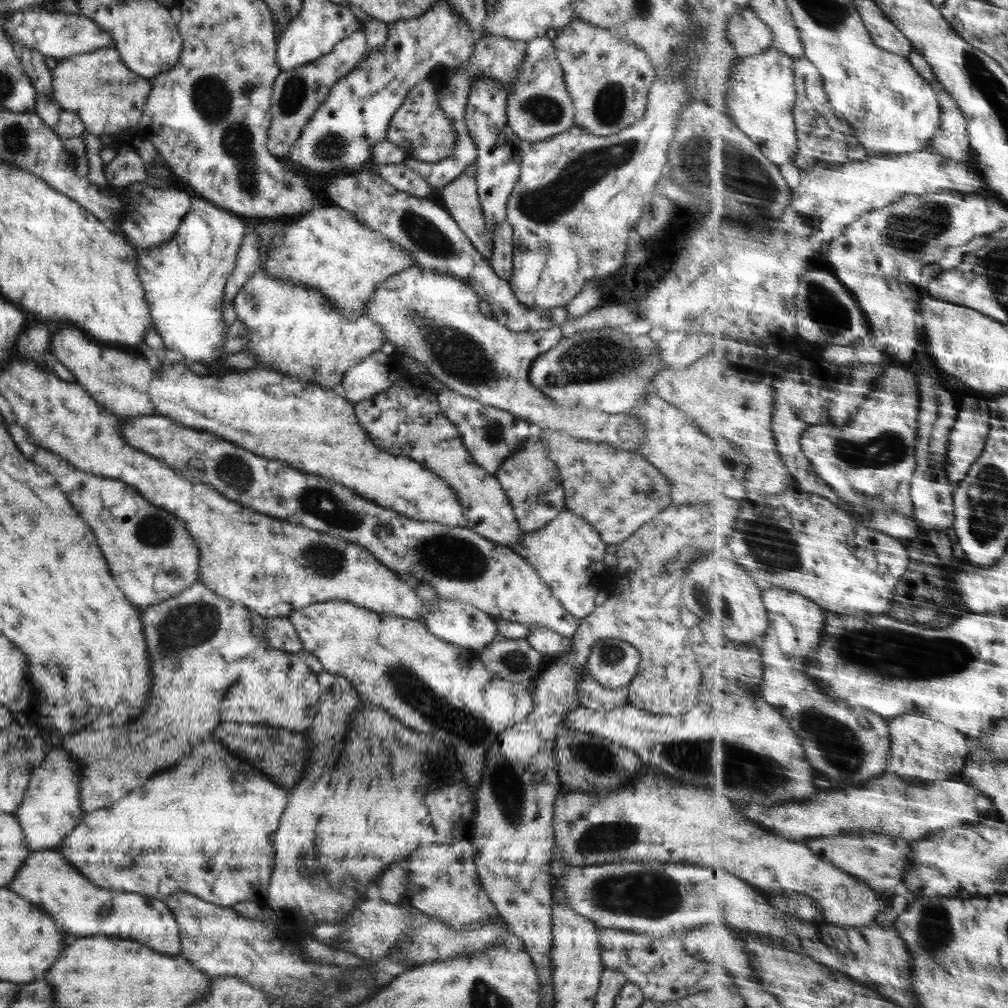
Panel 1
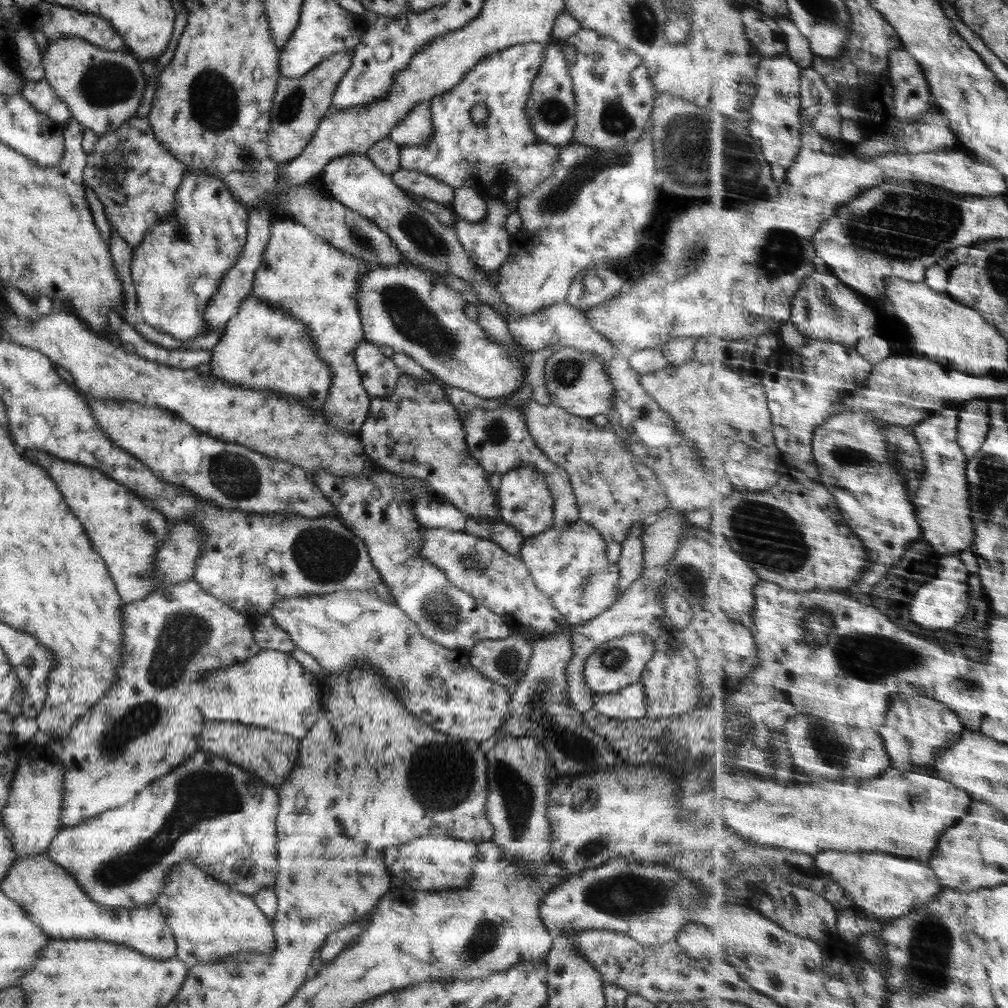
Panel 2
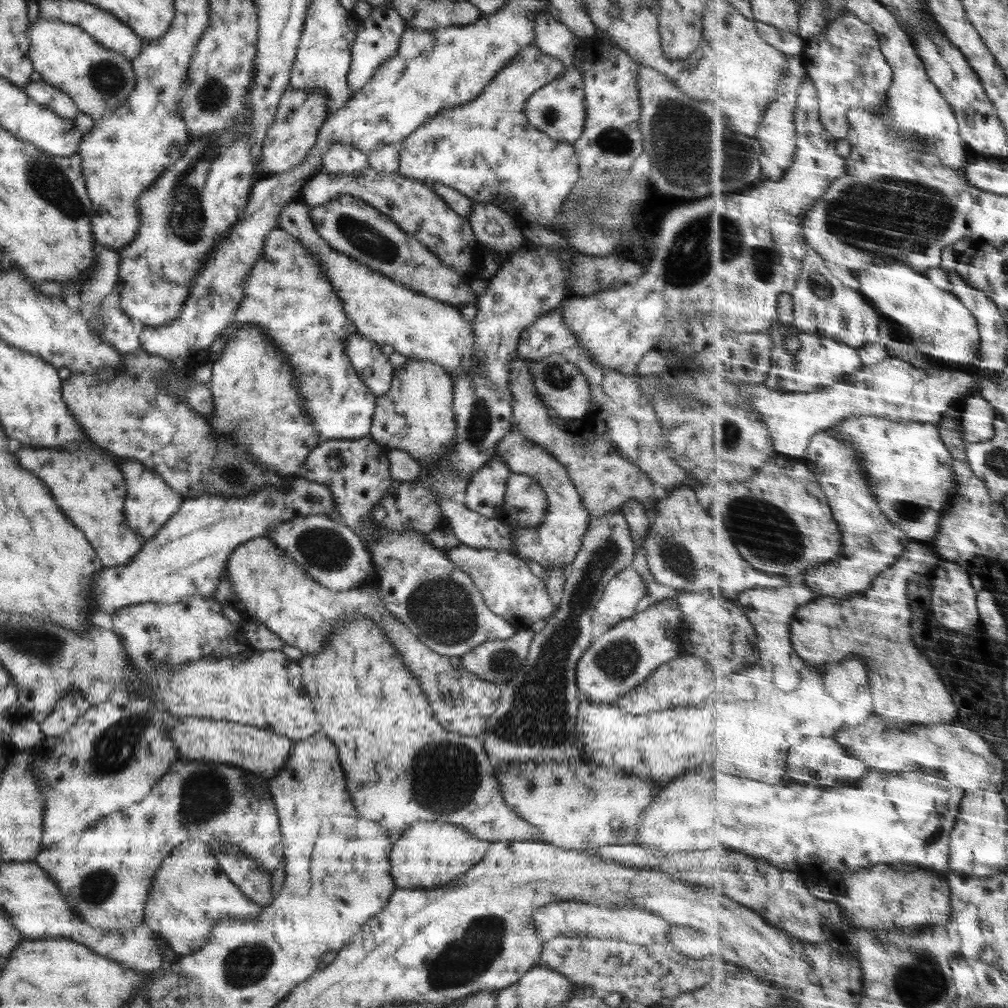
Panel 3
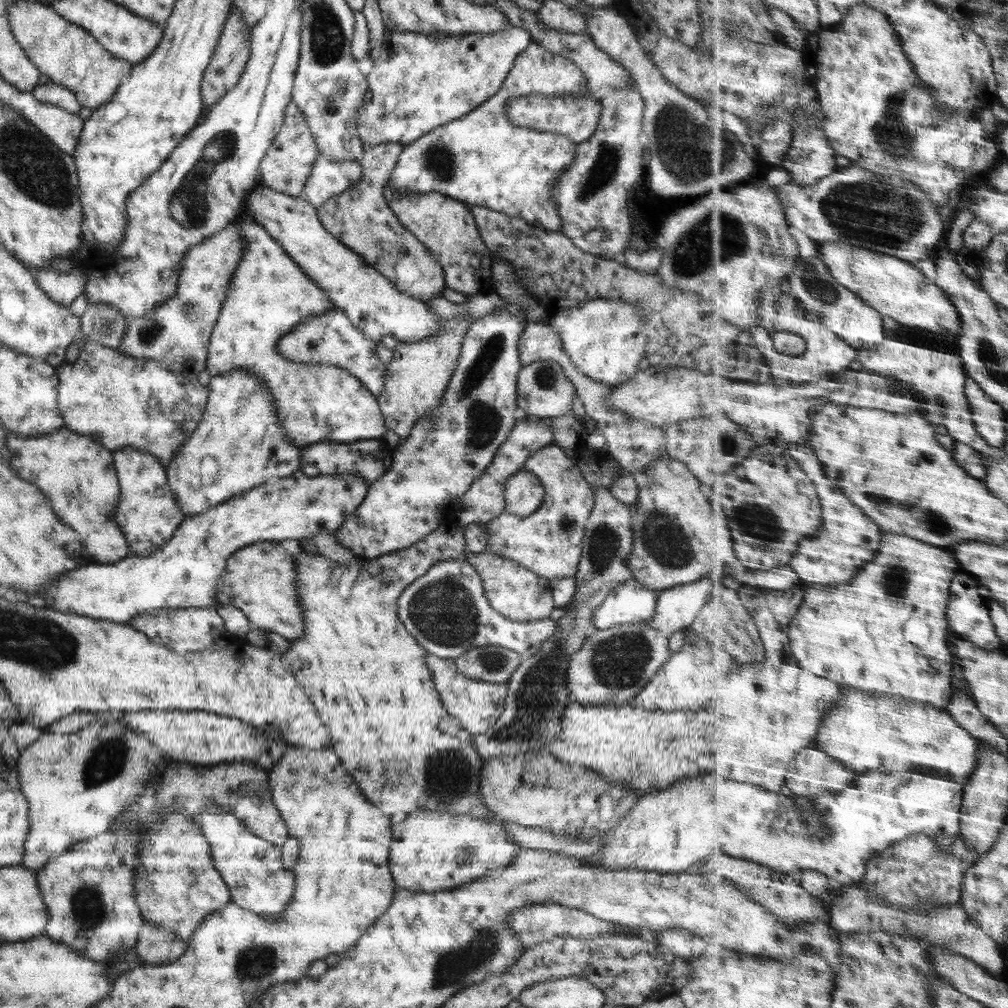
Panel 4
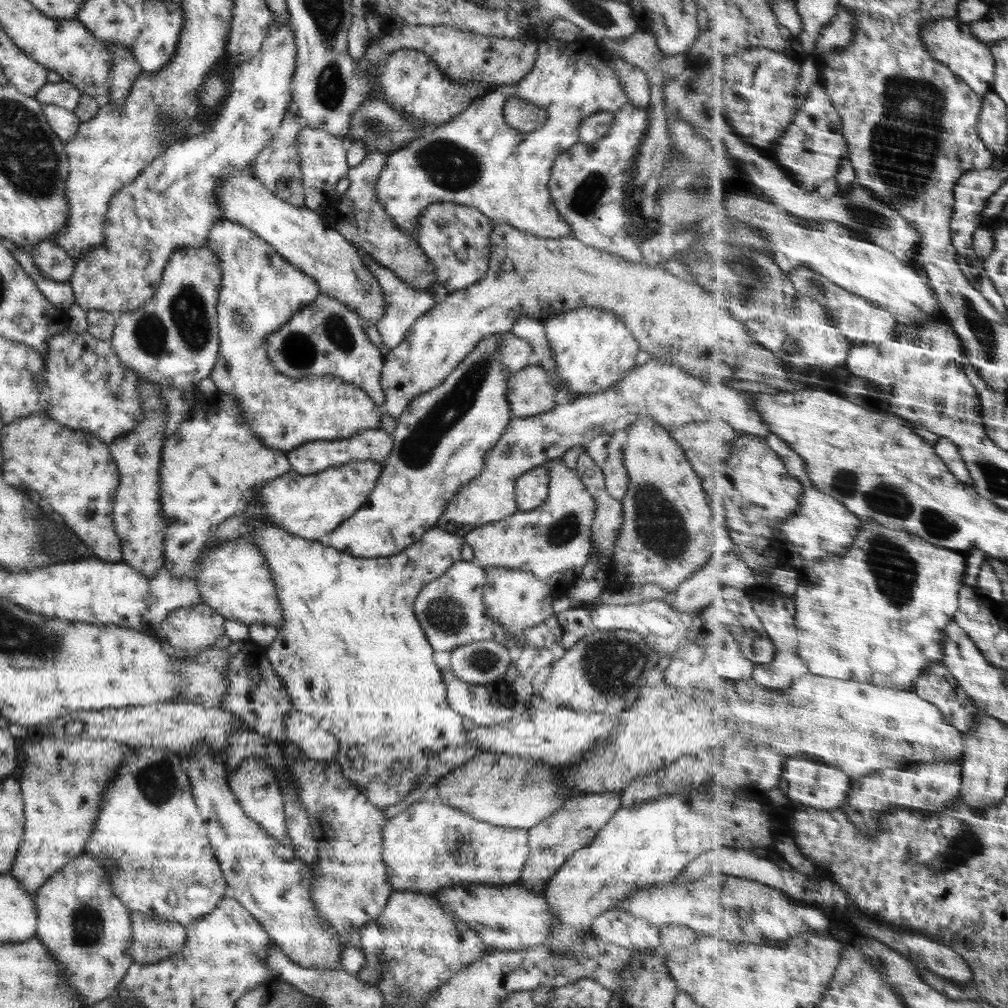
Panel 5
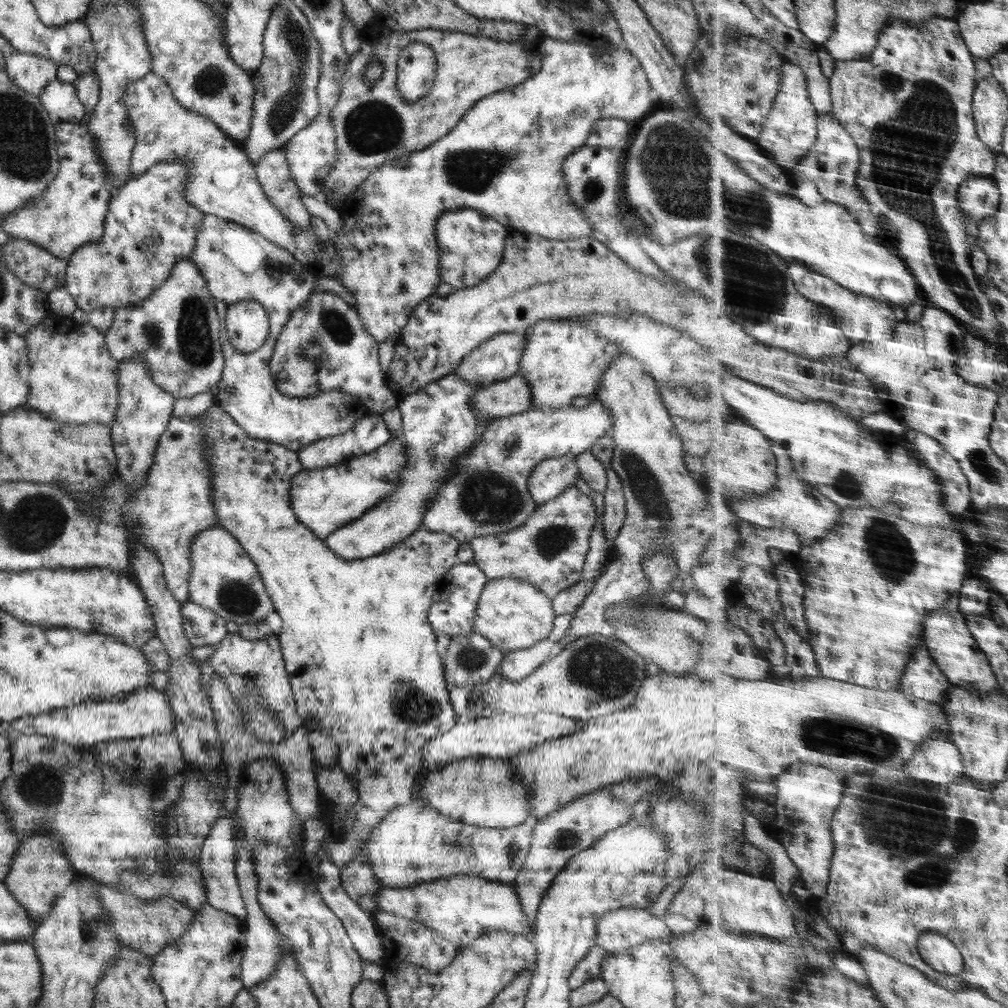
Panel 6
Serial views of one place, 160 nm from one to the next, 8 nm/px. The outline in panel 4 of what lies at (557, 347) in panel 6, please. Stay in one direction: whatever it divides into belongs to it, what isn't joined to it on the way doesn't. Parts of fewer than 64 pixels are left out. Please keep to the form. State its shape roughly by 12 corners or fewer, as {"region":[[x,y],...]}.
{"region":[[619,299],[546,320],[570,363],[608,387],[633,379],[644,312]]}

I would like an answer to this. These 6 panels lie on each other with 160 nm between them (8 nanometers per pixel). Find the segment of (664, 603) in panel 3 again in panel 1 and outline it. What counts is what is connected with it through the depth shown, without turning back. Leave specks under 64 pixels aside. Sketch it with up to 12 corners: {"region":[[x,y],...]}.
{"region":[[605,637],[586,670],[603,688],[622,689],[637,672],[633,645]]}

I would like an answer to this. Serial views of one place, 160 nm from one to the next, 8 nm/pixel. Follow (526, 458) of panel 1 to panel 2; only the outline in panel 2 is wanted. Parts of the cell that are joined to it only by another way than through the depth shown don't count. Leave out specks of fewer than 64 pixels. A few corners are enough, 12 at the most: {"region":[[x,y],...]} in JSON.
{"region":[[536,468],[499,475],[498,518],[531,537],[552,524],[554,500]]}

